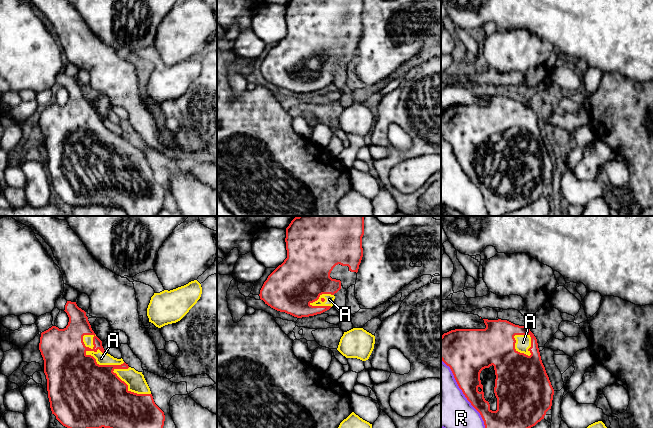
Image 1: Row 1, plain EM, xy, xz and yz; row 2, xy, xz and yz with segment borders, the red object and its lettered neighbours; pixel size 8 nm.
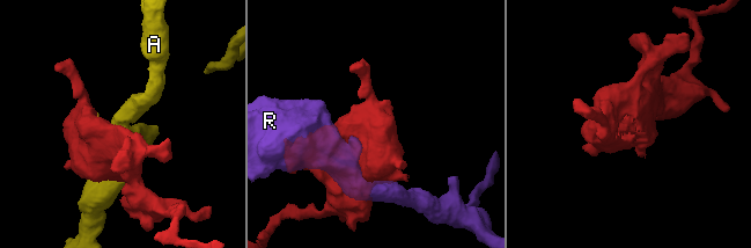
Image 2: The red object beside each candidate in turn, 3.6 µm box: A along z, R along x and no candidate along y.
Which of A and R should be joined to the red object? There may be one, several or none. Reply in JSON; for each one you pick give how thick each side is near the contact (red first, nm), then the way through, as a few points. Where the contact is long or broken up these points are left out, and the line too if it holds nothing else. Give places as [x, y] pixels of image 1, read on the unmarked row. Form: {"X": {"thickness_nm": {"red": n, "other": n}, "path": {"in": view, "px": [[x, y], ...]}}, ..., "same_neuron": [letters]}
{"A": {"thickness_nm": {"red": 460, "other": 100}}, "same_neuron": ["A"]}

